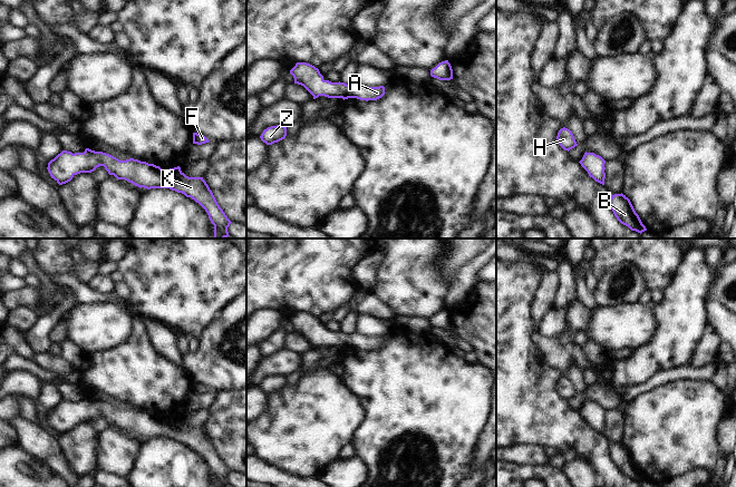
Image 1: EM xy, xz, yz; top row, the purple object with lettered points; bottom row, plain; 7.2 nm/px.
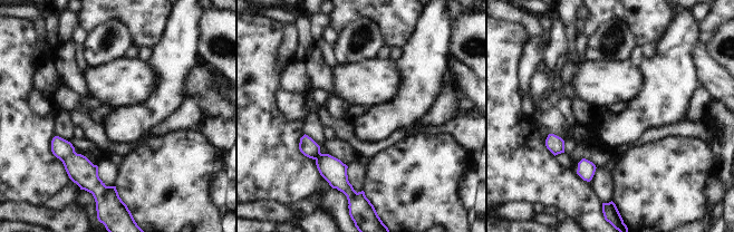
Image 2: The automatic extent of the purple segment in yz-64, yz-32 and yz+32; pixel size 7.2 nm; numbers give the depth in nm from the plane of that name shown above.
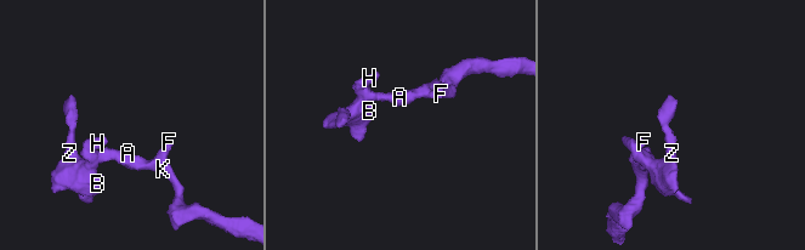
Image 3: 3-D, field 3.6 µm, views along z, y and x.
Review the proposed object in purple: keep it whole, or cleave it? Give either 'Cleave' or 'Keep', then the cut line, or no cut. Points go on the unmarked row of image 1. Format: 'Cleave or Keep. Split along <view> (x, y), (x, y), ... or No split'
Keep. No split

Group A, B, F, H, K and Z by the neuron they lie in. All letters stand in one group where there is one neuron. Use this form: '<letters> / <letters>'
A B F H K Z

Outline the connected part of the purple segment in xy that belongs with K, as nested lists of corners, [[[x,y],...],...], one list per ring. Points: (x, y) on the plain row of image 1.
[[[86,398],[84,402],[62,400],[48,412],[48,421],[59,435],[66,434],[80,422],[91,422],[104,416],[109,425],[125,429],[135,436],[151,438],[170,438],[184,444],[198,452],[207,462],[214,475],[214,487],[227,487],[227,477],[232,473],[217,454],[212,440],[203,427],[188,427],[181,417],[162,419],[159,416],[129,408],[118,408]]]

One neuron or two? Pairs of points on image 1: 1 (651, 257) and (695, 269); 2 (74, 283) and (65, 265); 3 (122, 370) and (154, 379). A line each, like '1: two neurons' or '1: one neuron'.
1: two neurons
2: two neurons
3: one neuron

